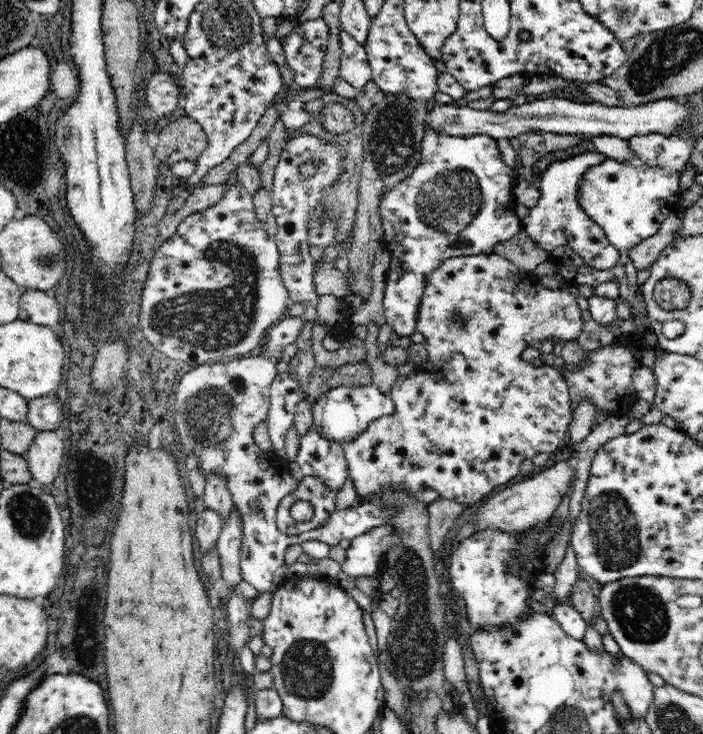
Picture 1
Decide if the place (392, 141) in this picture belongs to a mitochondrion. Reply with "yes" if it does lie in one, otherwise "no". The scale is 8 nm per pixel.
yes

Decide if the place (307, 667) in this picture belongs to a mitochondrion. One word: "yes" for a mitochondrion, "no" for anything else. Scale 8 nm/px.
yes

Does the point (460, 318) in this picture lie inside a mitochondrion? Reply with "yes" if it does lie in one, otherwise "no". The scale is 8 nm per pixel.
yes

